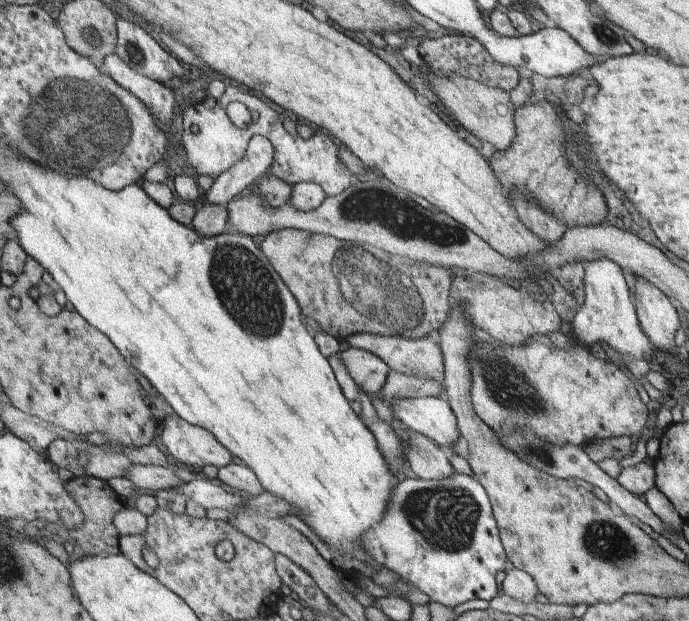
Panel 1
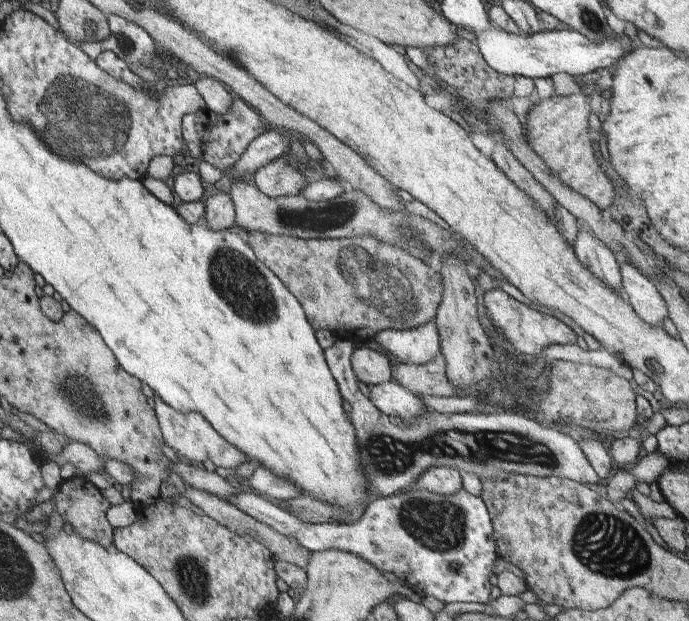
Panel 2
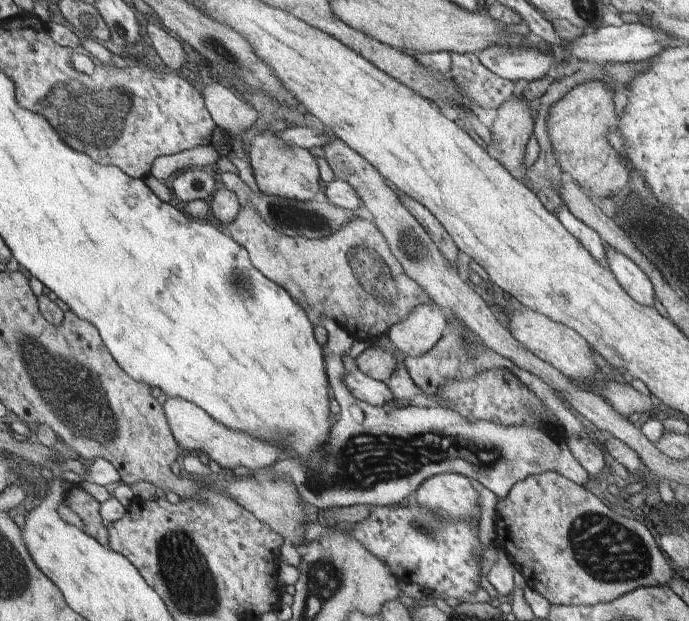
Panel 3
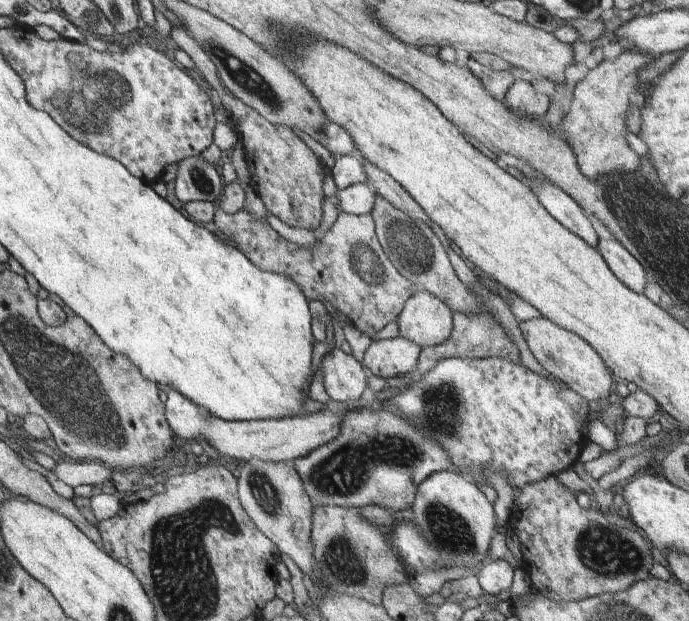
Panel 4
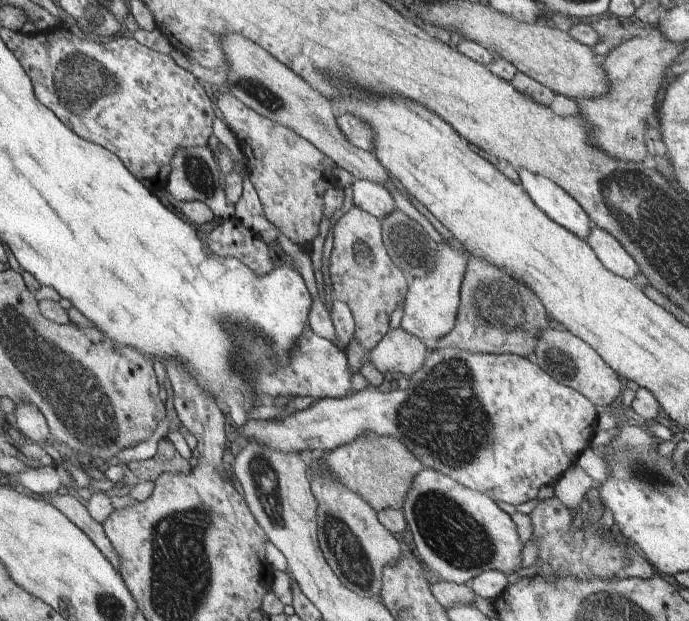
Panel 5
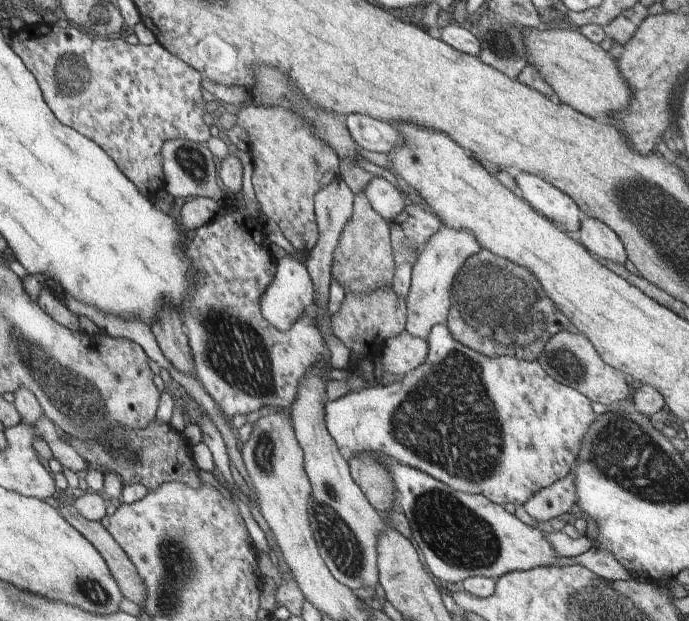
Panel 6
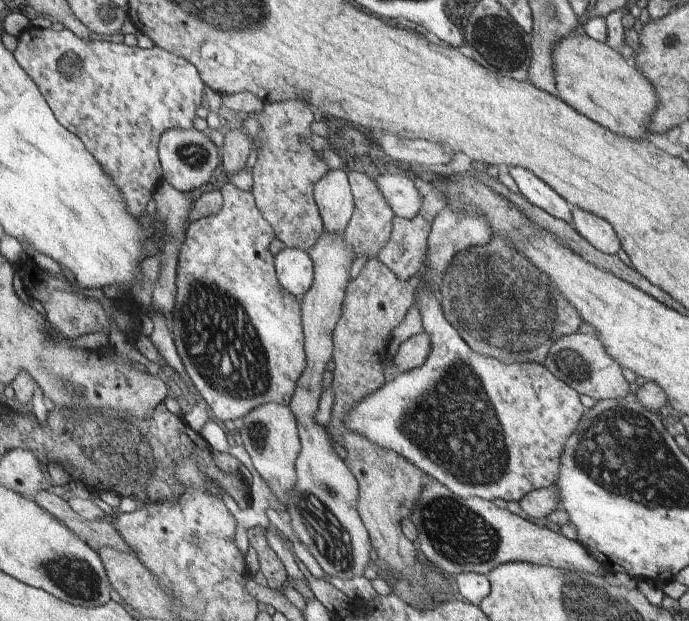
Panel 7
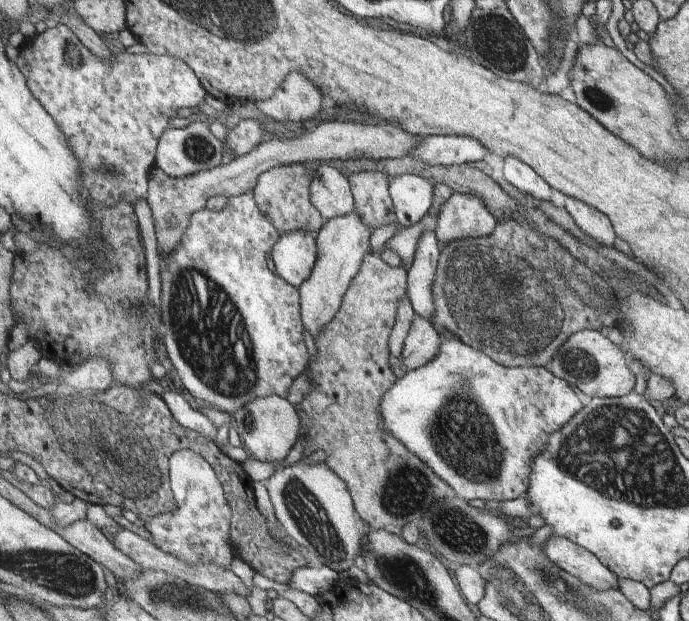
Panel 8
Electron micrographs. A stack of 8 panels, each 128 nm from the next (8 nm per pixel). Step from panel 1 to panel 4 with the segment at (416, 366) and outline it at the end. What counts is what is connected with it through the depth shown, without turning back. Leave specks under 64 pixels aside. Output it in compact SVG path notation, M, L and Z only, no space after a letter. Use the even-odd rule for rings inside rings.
M417 284L414 291L415 294L406 300L396 321L399 336L411 340L422 350L443 343L451 335L454 330L454 313L443 300L425 288L421 288L420 284Z

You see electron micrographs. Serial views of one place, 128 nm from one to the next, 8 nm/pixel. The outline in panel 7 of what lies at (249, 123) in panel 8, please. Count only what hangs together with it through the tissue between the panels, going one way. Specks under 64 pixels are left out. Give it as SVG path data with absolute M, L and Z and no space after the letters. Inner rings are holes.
M232 128L225 136L221 151L224 152L224 174L231 177L246 166L246 160L250 156L250 140L239 128Z

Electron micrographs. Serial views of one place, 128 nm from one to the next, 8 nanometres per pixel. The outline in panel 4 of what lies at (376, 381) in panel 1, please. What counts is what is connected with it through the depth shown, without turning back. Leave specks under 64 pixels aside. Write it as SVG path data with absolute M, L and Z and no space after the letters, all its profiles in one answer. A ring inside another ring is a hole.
M398 336L393 339L372 341L364 352L364 368L366 368L367 372L375 374L376 376L381 376L385 379L387 377L392 378L393 376L400 377L407 372L415 374L420 354L422 354L421 348L404 337Z

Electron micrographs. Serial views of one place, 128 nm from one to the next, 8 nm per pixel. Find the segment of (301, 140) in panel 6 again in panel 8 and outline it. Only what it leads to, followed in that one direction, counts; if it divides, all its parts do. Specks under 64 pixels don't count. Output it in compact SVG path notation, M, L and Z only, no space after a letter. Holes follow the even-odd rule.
M292 71L284 84L264 104L255 104L266 116L279 122L302 122L320 112L323 94L302 73ZM304 163L278 165L260 174L251 193L256 196L259 209L275 225L281 236L294 231L316 234L322 228L324 220L311 197L311 182L315 174L316 172L312 172L312 168L308 168L308 164Z

